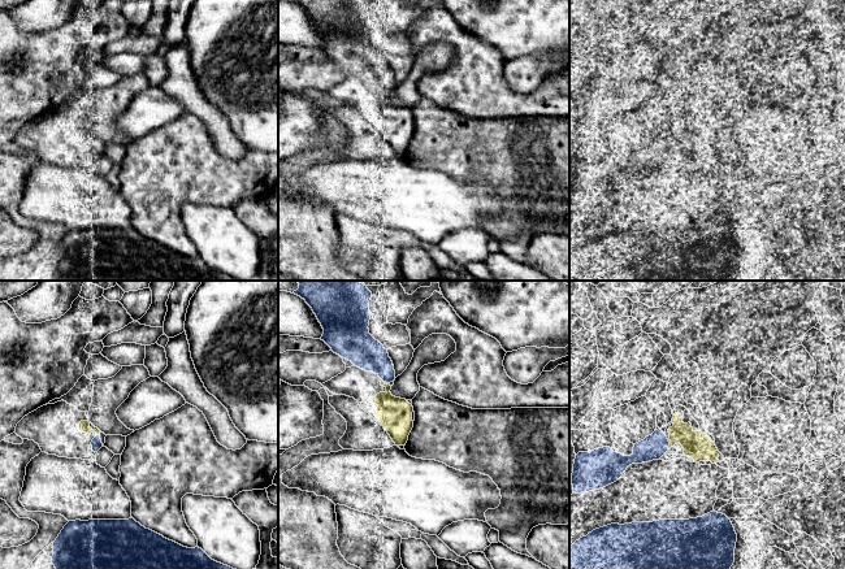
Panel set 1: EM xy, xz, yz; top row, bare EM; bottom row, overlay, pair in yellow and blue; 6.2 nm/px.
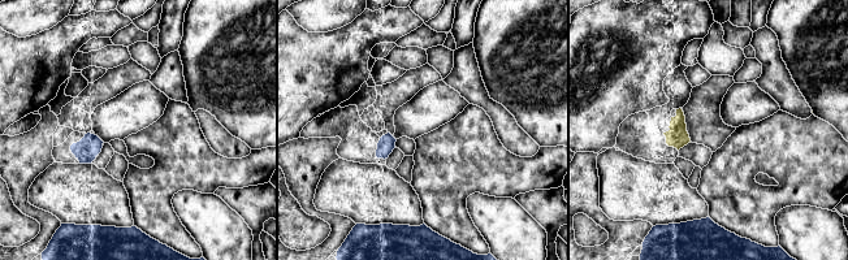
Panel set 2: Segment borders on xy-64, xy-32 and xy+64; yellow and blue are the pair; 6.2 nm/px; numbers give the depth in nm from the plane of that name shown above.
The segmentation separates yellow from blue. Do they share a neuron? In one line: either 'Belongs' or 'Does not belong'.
Belongs

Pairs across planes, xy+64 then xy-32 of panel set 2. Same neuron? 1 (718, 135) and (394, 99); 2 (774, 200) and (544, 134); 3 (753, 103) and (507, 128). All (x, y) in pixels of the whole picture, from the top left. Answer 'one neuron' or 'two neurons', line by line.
1: one neuron
2: two neurons
3: two neurons

